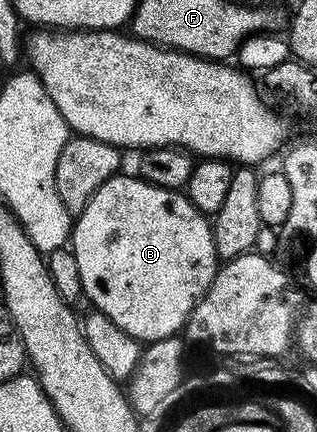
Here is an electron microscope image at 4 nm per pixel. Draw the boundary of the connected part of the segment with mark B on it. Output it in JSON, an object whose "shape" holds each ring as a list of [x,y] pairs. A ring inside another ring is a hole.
{"shape":[[[138,175],[124,176],[112,177],[106,183],[102,183],[102,187],[98,187],[98,191],[94,191],[90,203],[86,203],[84,210],[75,218],[70,248],[74,259],[78,259],[78,272],[82,274],[82,287],[84,288],[83,296],[89,297],[96,304],[93,306],[99,312],[107,315],[114,323],[118,323],[118,327],[122,327],[122,331],[126,331],[126,335],[130,335],[134,340],[141,343],[151,343],[167,337],[175,337],[187,326],[188,316],[194,311],[196,304],[206,295],[210,283],[214,283],[216,278],[218,268],[216,240],[212,234],[212,221],[196,209],[194,203],[183,192],[152,185],[148,181],[143,181]]]}

